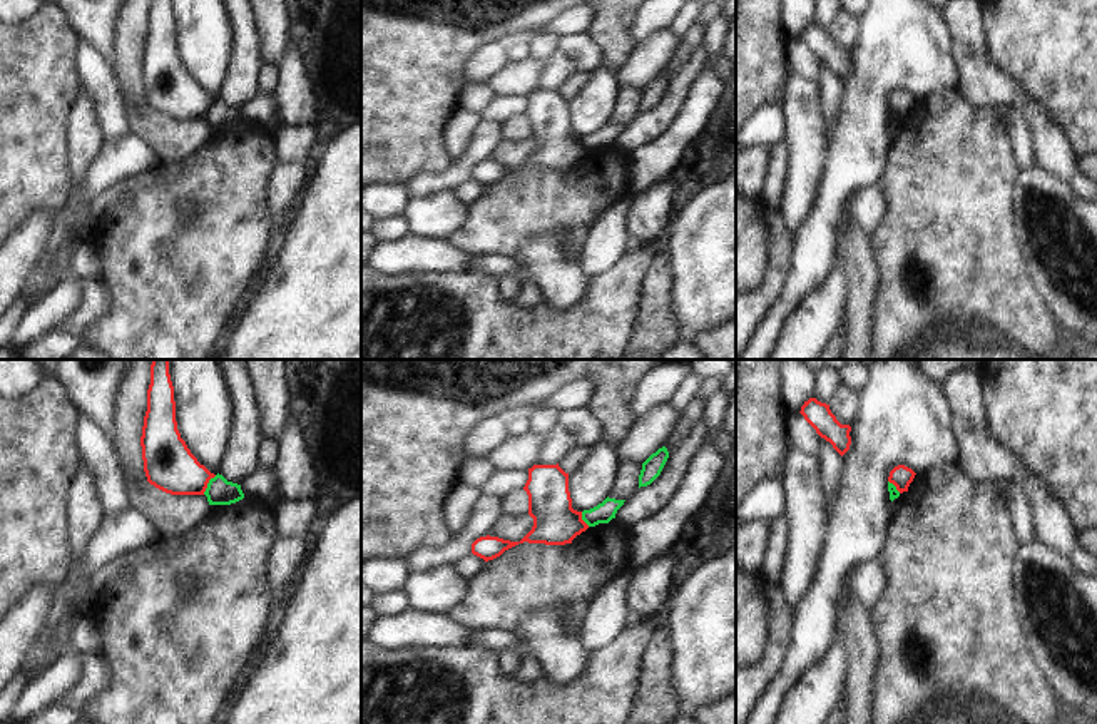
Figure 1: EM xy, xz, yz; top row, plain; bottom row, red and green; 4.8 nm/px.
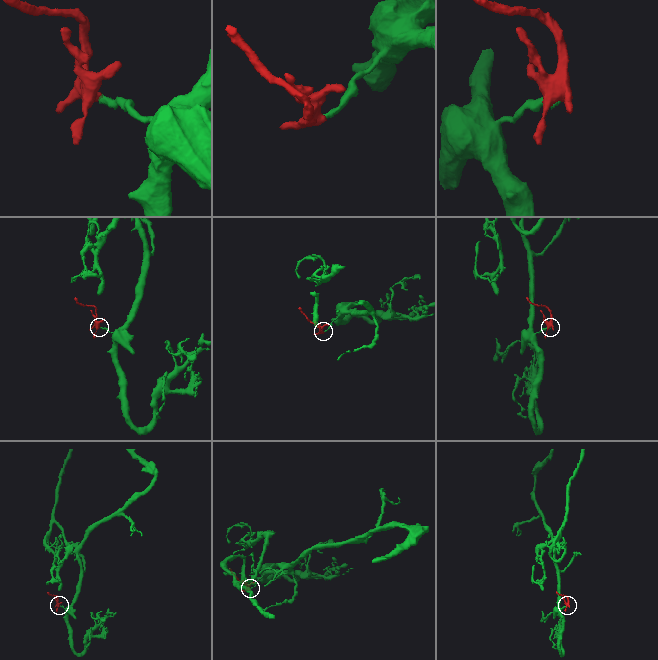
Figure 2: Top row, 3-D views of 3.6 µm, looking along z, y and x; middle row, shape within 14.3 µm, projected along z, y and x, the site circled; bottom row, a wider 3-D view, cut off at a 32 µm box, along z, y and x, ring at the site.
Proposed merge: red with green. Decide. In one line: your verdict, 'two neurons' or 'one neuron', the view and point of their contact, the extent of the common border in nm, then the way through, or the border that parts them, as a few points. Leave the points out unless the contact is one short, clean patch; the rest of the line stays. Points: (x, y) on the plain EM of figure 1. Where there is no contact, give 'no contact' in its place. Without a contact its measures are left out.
two neurons; contact xy (208, 107); length 120 nm; border xy (216, 101), (203, 119)

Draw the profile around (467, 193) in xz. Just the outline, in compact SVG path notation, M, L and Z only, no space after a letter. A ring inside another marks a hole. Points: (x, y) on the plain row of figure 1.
M468 179L467 182L460 184L457 189L453 189L455 197L462 201L463 204L472 204L478 197L483 196L485 186Z

